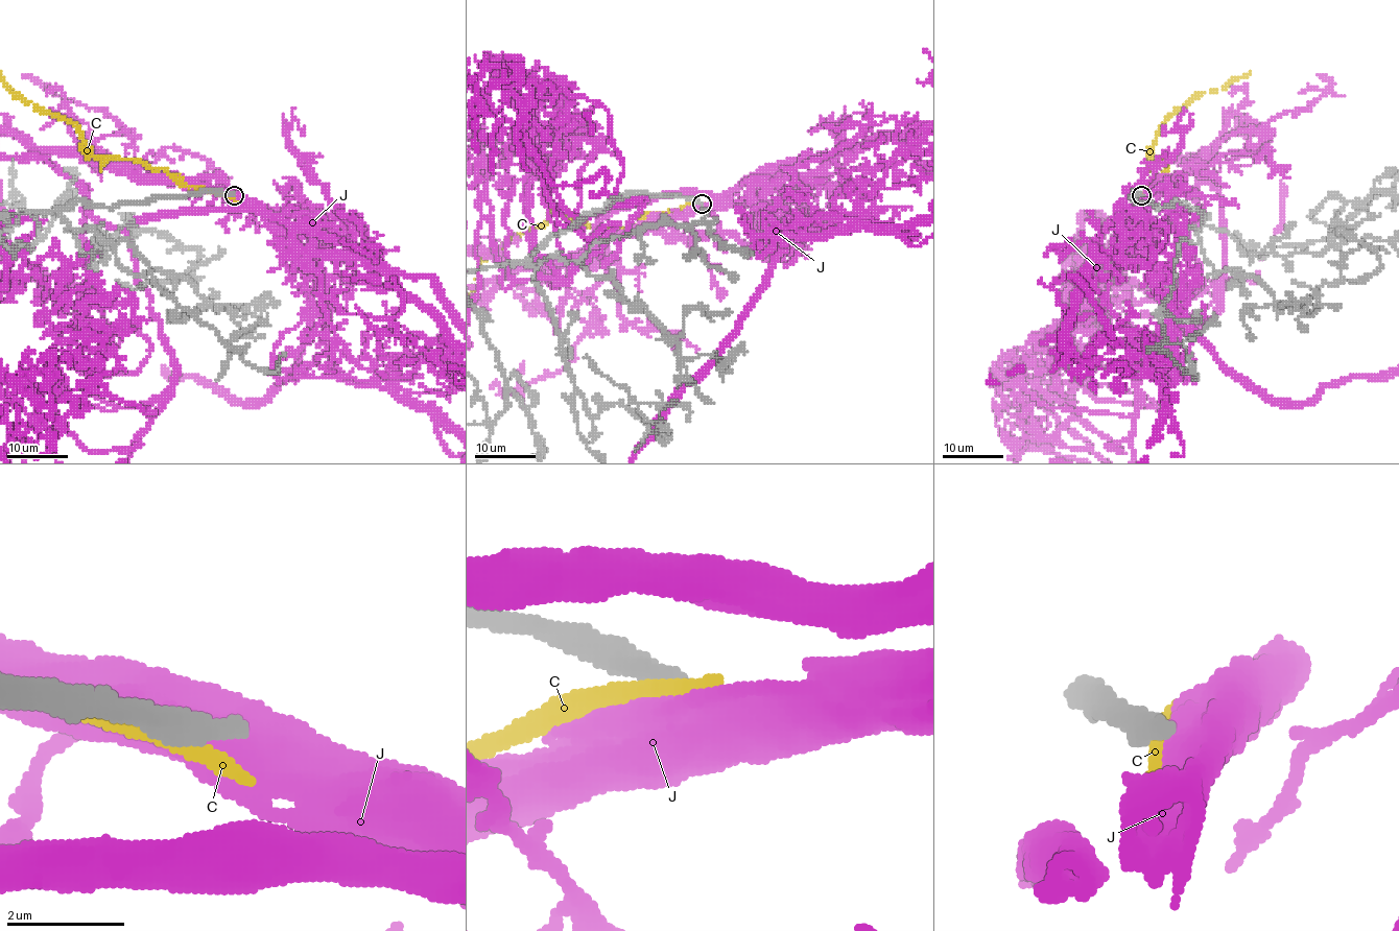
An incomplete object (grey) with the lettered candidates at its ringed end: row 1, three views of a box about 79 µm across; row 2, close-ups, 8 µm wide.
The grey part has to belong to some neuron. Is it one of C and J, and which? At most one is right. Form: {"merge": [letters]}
{"merge": []}

